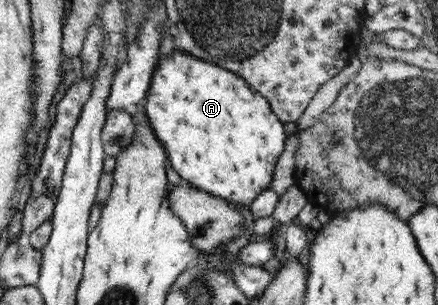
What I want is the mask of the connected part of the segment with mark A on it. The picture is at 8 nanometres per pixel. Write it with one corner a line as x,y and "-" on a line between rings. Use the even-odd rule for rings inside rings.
173,50
168,57
158,56
158,61
156,61
154,71
152,71
150,84
142,105
144,107
145,117
149,122
154,136
160,141
162,148
165,150
169,168
174,171
183,182
190,184
190,186
202,192
215,195
216,198
231,202
237,207
247,207
260,192
269,188
270,182
272,181
272,170
283,151
283,144
285,143
286,135
282,127
283,122
280,122
278,117
272,114
268,102
262,98
261,94
252,90
246,82
243,82
236,74
215,66
212,63
206,63
200,60
200,58
194,58
181,51

